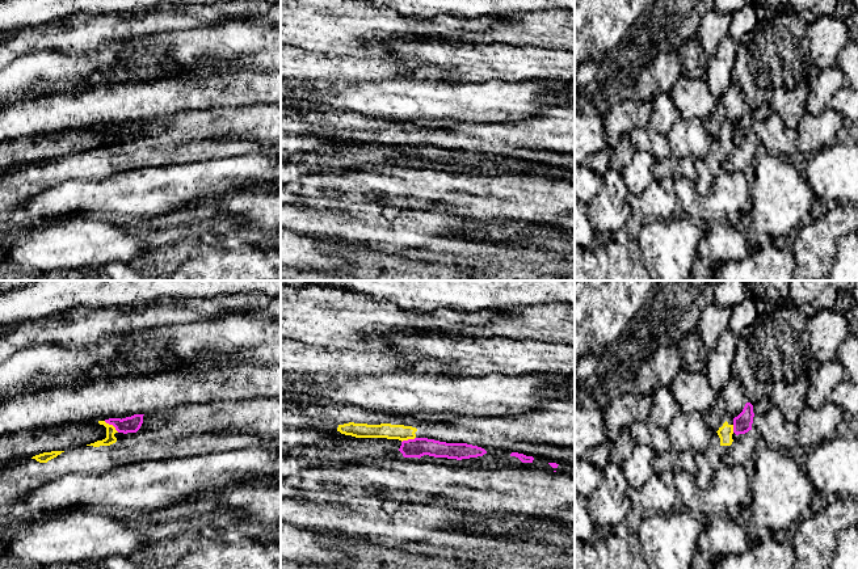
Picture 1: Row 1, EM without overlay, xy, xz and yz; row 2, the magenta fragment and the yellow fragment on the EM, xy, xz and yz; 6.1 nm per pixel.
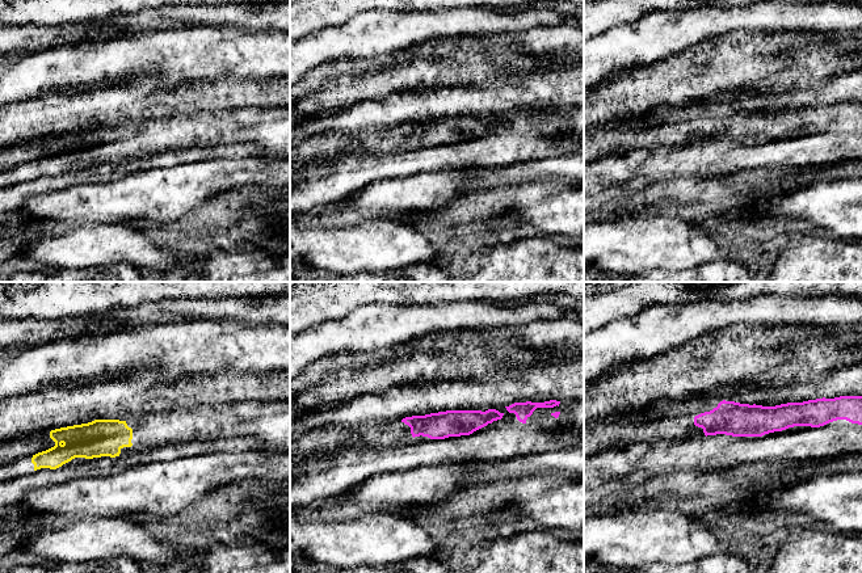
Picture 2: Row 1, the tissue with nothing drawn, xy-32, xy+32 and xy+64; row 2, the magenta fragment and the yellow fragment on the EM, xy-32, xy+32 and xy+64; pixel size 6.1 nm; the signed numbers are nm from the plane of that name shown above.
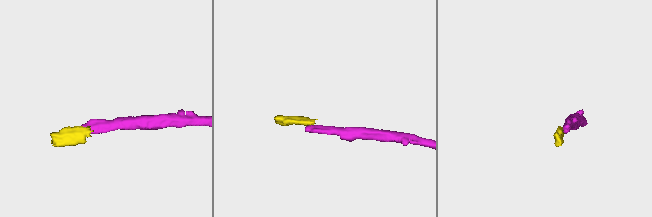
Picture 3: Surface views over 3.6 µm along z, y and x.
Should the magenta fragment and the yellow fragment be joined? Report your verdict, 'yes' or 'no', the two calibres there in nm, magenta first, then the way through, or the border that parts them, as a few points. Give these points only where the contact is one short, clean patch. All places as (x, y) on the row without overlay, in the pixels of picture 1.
no; 100 nm thick on the magenta side, 60 nm on the other; border along xy (104, 127), (118, 138)

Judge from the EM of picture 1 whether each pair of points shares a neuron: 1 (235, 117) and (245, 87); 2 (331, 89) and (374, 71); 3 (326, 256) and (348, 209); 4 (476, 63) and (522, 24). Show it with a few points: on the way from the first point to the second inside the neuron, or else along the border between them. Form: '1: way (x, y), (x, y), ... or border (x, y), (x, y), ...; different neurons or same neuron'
1: border (266, 104), (214, 106), (209, 109); different neurons
2: border (318, 79), (378, 81); different neurons
3: border (294, 231), (319, 239); different neurons
4: border (512, 43), (535, 45), (542, 49); different neurons

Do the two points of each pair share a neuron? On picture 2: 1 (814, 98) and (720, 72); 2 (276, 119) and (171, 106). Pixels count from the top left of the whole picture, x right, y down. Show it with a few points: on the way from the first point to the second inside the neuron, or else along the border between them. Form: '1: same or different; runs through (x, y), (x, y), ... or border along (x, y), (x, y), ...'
1: different; border along (819, 85), (759, 95)
2: different; border along (247, 106), (219, 110), (217, 113)

